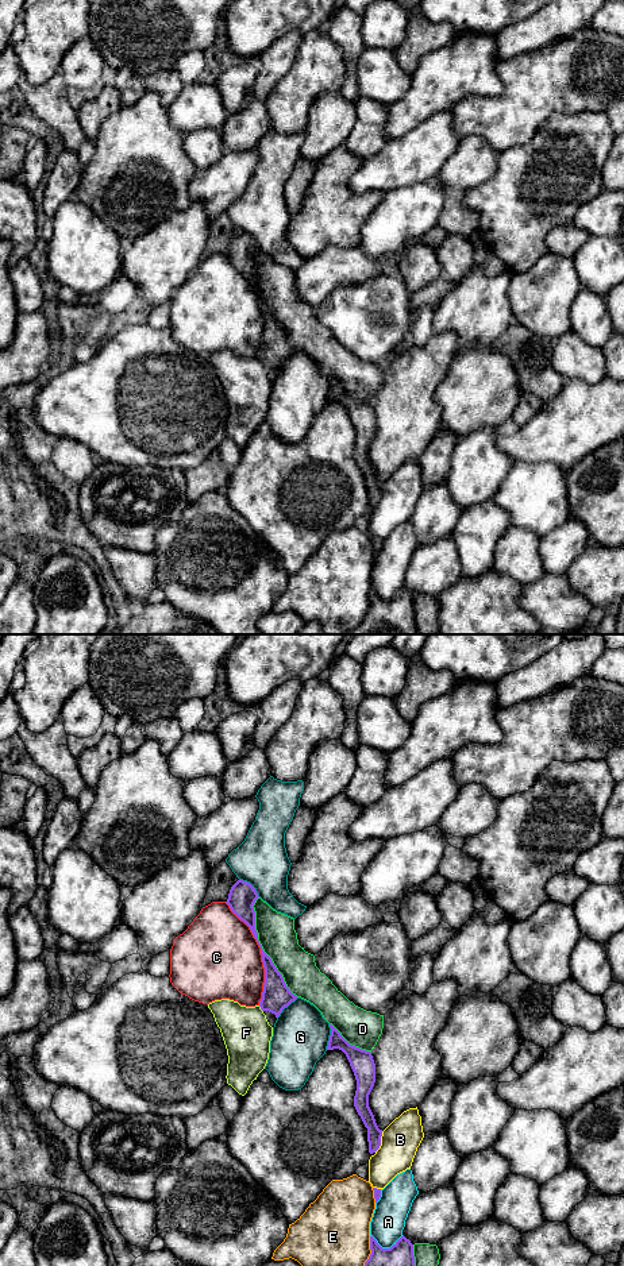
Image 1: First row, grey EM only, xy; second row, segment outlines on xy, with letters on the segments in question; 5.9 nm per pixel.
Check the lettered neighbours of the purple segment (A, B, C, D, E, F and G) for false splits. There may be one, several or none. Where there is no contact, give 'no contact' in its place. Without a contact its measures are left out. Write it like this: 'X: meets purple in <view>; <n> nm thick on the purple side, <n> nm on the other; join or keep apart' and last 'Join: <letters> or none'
A: meets purple in xy; 140 nm thick on the purple side, 200 nm on the other; keep apart
B: meets purple in xy; 90 nm thick on the purple side, 220 nm on the other; keep apart
C: meets purple in xy; 150 nm thick on the purple side, 480 nm on the other; keep apart
D: meets purple in xy; 140 nm thick on the purple side, 220 nm on the other; join
E: meets purple in xy; 140 nm thick on the purple side, 420 nm on the other; keep apart
F: meets purple in xy; 170 nm thick on the purple side, 280 nm on the other; keep apart
G: meets purple in xy; 140 nm thick on the purple side, 340 nm on the other; keep apart
Join: D

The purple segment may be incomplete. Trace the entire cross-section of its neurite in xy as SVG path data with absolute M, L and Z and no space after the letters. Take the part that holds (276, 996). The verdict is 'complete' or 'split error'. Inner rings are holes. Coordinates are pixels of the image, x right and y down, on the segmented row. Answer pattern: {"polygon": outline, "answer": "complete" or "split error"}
{"polygon": "M238 880L231 887L226 903L231 911L250 927L261 947L265 968L263 992L259 1001L261 1010L269 1011L278 1018L285 1007L297 997L301 997L313 1004L330 1023L331 1035L327 1050L342 1050L350 1062L357 1080L354 1107L367 1128L369 1153L375 1153L381 1146L382 1130L378 1128L369 1107L369 1095L375 1082L375 1064L371 1050L382 1034L384 1015L366 1011L350 1001L332 981L320 972L316 966L315 956L298 945L294 919L273 910L258 896L250 883Z", "answer": "split error"}

